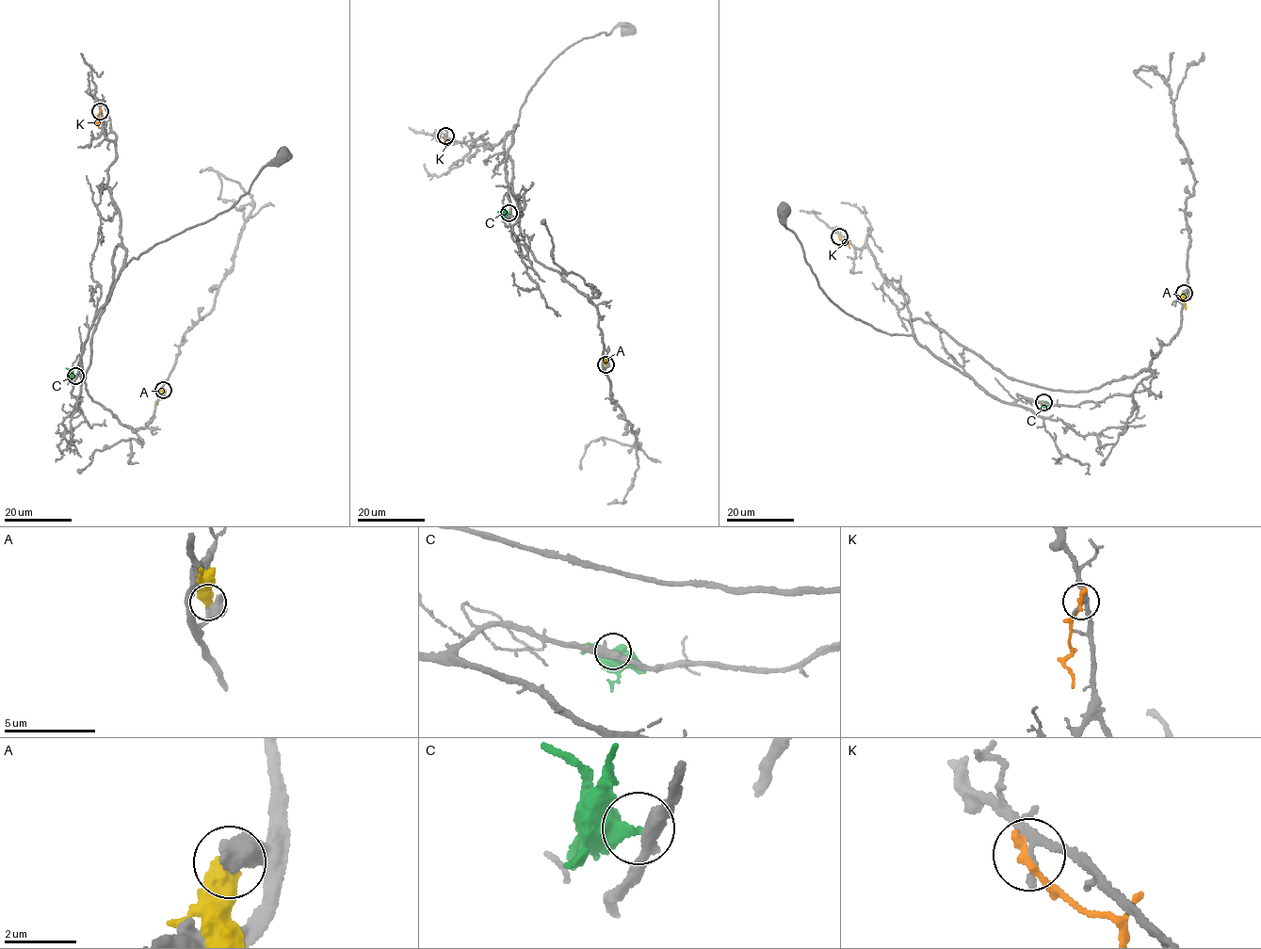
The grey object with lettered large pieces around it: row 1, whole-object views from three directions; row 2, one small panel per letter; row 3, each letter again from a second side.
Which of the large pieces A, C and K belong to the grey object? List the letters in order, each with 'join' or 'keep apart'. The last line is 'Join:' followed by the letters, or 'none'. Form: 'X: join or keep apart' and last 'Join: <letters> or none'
A: keep apart
C: keep apart
K: keep apart
Join: none

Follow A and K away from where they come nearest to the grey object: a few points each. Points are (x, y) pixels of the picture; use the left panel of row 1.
A: (163, 390), (157, 404)
K: (100, 111), (98, 127)

